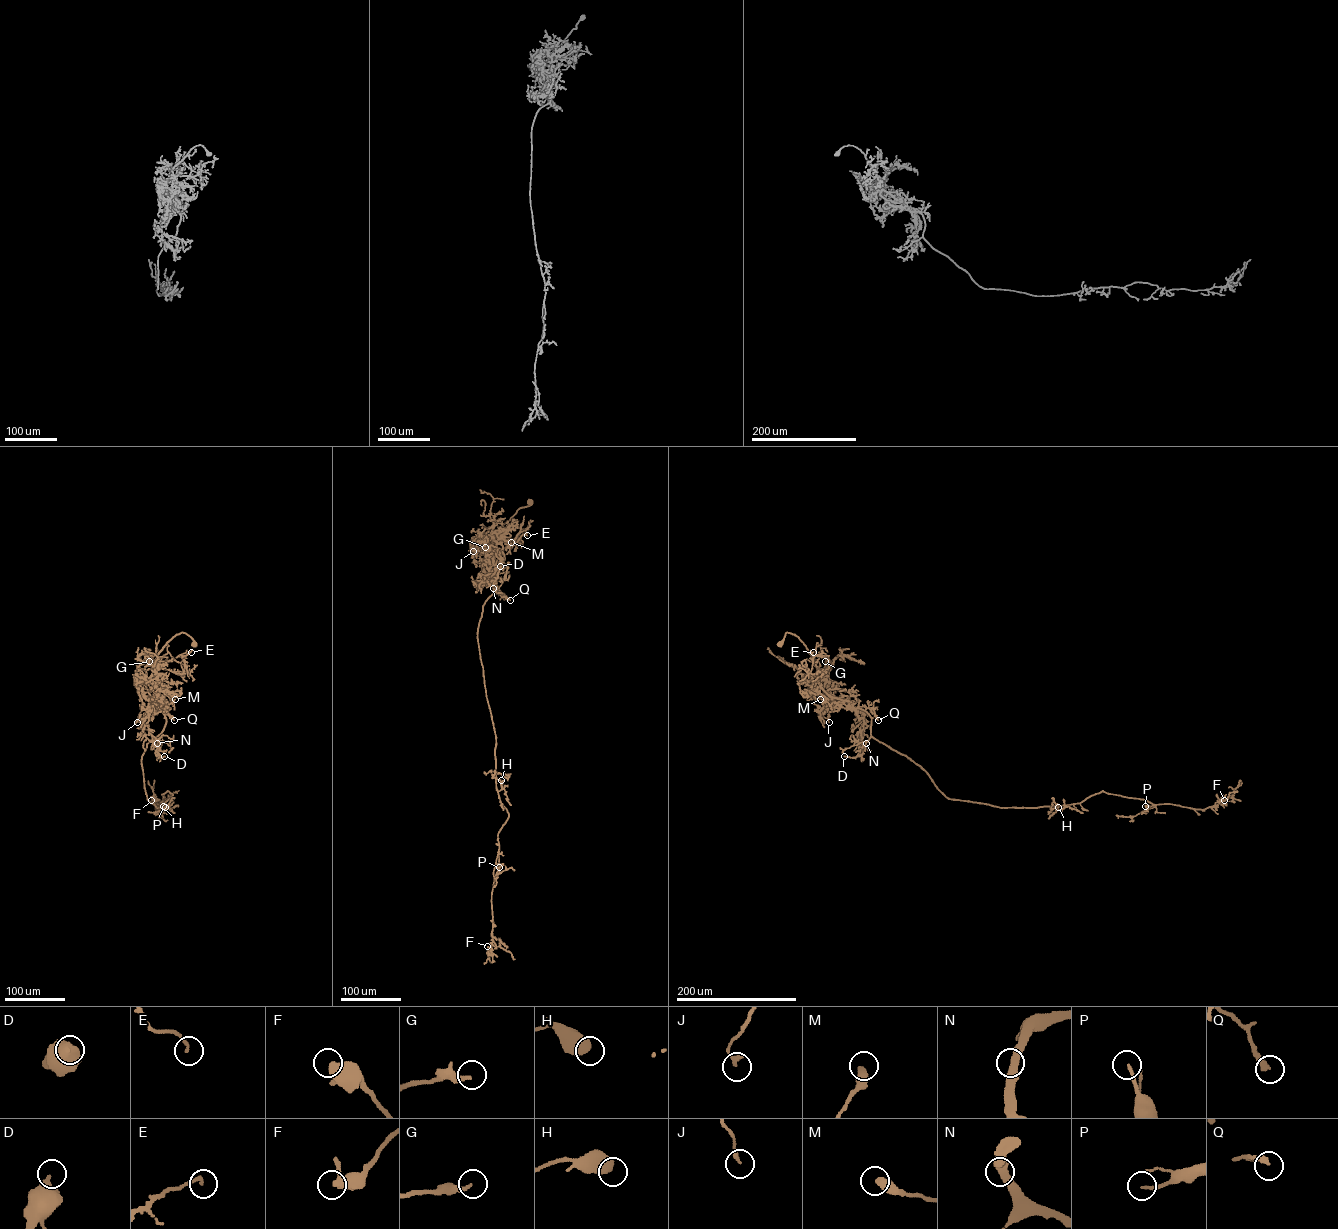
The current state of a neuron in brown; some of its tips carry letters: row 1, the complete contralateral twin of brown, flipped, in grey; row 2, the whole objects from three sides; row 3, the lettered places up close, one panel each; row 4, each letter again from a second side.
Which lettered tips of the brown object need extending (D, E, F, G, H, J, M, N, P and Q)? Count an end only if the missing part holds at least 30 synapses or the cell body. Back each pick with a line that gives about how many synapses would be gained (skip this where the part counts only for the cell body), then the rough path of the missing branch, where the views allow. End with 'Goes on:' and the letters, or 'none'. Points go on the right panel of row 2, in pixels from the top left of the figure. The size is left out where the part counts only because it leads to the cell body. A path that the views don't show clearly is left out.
Goes on: none

